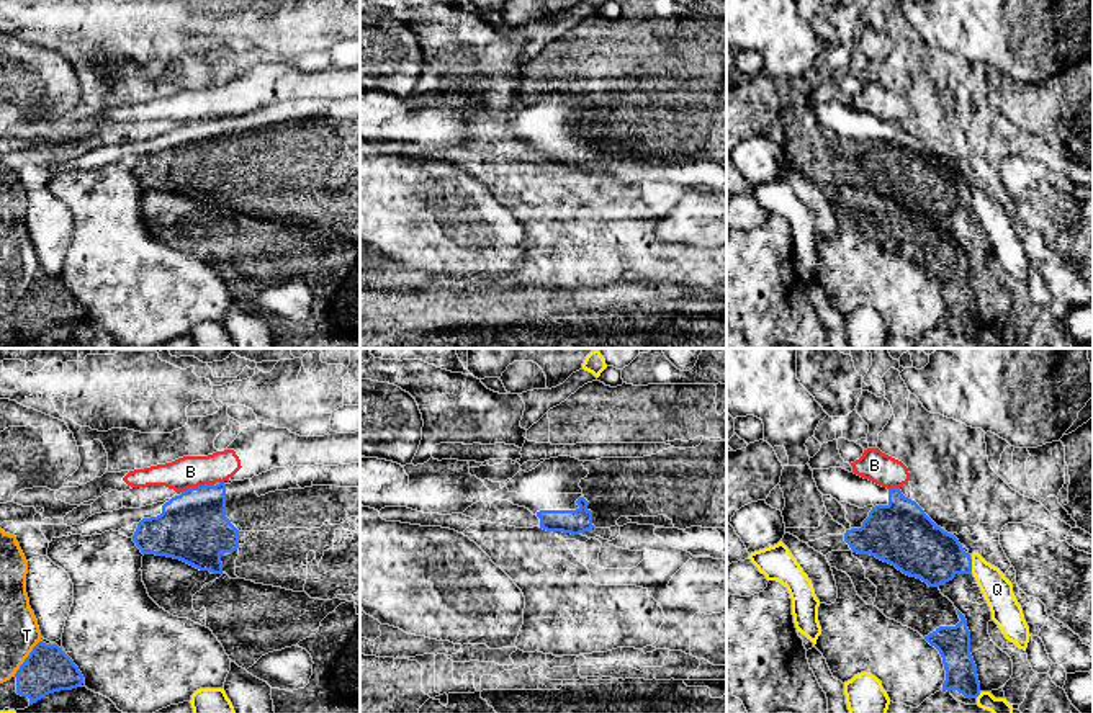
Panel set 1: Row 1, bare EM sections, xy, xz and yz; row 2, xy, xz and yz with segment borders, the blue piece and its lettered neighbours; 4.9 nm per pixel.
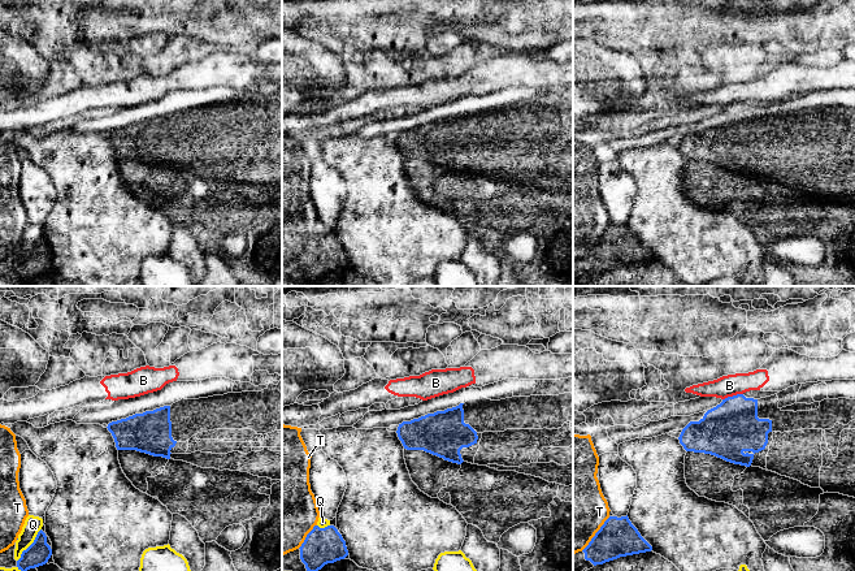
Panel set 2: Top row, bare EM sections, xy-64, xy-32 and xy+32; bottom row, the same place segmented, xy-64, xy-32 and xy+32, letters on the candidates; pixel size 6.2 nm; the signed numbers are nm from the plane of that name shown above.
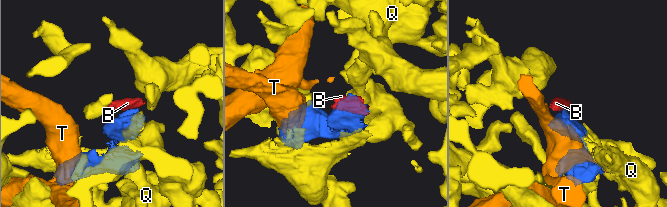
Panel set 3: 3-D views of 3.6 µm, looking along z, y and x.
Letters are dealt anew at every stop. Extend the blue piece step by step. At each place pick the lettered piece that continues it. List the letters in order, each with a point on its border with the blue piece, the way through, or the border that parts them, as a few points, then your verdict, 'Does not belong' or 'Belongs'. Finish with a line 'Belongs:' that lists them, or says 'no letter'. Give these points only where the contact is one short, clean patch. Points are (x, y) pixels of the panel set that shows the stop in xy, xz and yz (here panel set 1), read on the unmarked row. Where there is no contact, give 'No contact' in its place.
B: Touches blue at xy (198, 120). Boundary: xy (213, 116), (190, 120), (182, 126). Does not belong
Q: Touches blue at yz (971, 200). Does not belong
T: Touches blue at xy (26, 291). Does not belong
Belongs: no letter

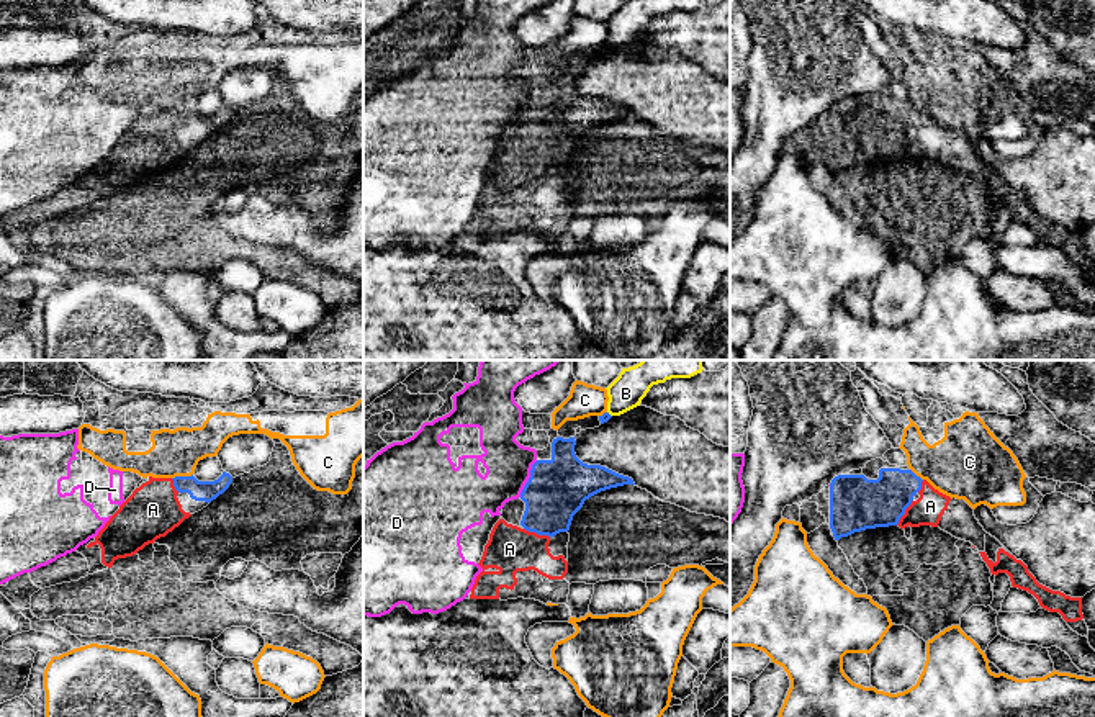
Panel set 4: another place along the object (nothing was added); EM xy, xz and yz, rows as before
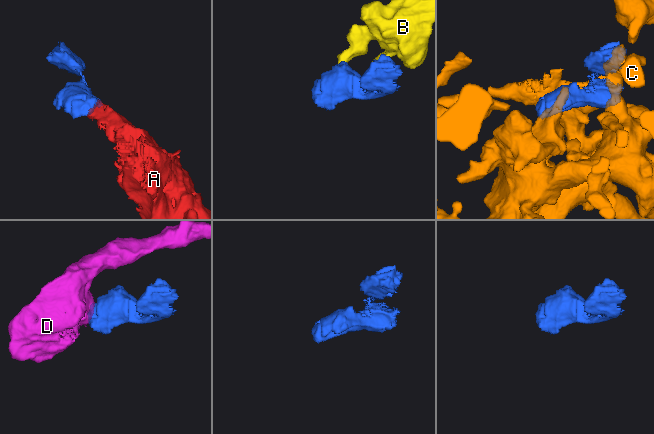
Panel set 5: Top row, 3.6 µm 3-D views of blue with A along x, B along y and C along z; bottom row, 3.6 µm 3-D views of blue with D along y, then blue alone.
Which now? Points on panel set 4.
A: Touches blue at xz (537, 166). Path across: xz (557, 121), (537, 166), (521, 182), (509, 182). Belongs
B: Touches blue at xz (609, 48). Boundary: xz (608, 45), (611, 49). Does not belong
C: Touches blue at xy (182, 110). Does not belong
D: Touches blue at xz (529, 112). Boundary: xz (537, 94), (519, 130). Does not belong
Belongs: A

